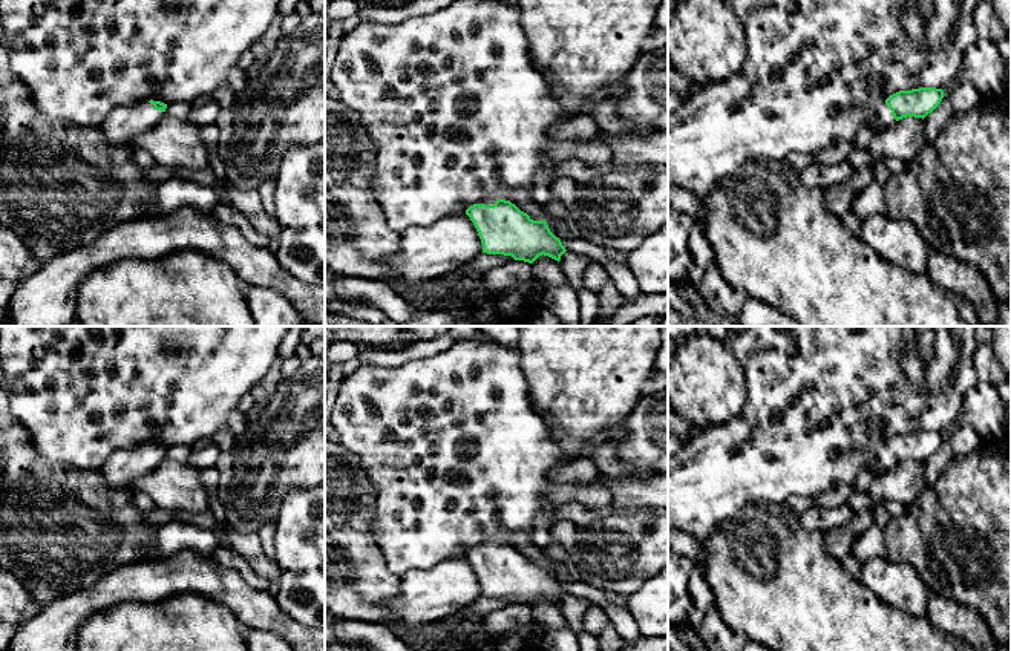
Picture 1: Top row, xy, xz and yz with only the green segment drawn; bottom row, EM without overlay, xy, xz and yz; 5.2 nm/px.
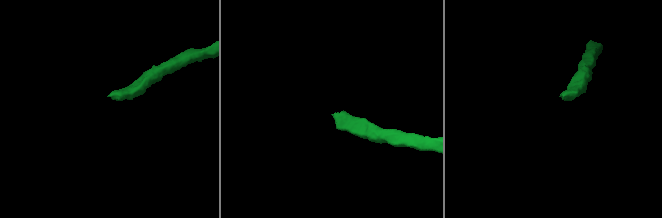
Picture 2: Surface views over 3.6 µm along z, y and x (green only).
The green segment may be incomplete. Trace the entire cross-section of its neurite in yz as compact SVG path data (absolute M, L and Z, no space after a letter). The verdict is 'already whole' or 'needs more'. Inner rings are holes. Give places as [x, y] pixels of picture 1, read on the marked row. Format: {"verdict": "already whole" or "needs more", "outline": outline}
{"verdict": "needs more", "outline": "M936 87L899 90L890 95L885 104L875 113L875 133L907 116L924 119L941 104L944 95L944 90Z"}

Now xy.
{"verdict": "needs more", "outline": "M161 101L139 103L135 107L116 107L98 129L113 146L126 146L136 135L142 135L164 116L167 104Z"}

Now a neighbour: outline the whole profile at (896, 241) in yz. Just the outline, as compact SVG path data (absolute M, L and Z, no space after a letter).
M873 214L862 221L859 237L885 262L911 274L927 273L930 247L908 219Z

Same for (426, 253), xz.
M447 214L430 225L401 233L400 250L381 260L381 267L394 270L398 277L384 283L401 296L414 297L421 283L458 270L481 253L483 244L470 218L467 214Z

